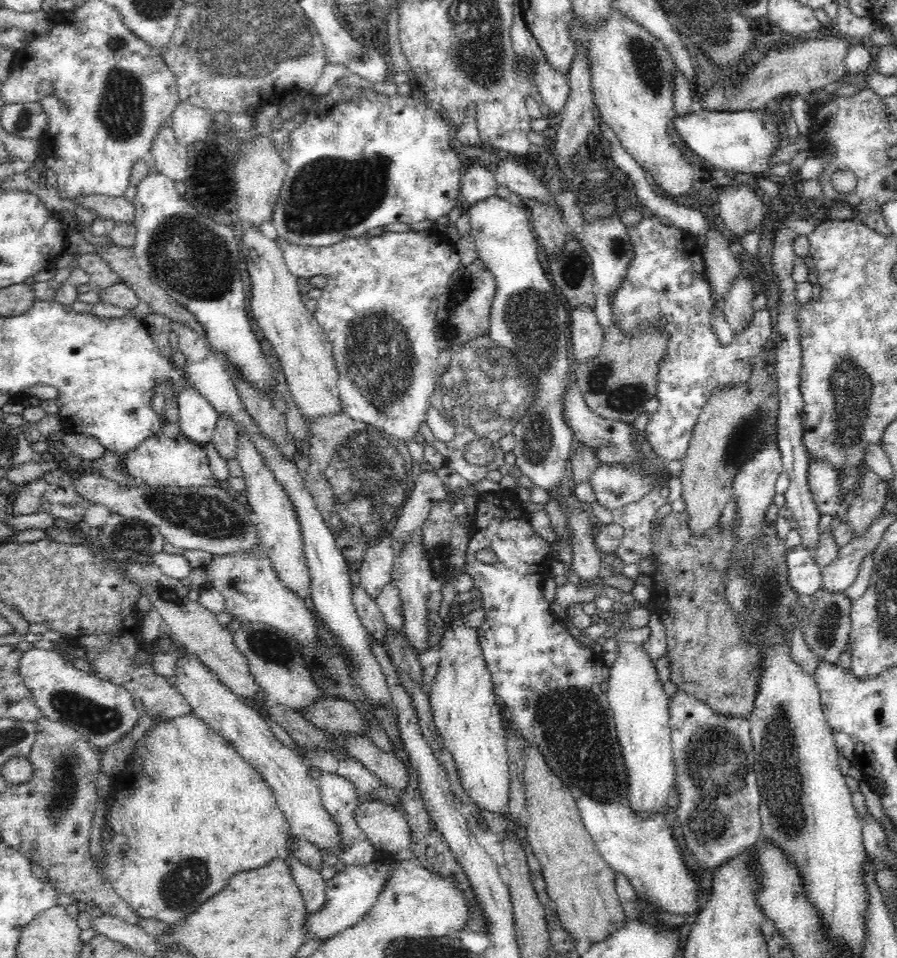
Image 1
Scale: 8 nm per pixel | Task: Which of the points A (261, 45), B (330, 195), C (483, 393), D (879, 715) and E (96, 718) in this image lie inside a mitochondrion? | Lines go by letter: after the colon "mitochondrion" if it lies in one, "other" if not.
A: mitochondrion
B: mitochondrion
C: mitochondrion
D: other
E: mitochondrion

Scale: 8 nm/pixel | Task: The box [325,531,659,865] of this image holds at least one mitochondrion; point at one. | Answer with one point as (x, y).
(574, 727)

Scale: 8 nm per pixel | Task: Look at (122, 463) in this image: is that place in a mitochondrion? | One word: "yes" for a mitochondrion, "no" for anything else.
no

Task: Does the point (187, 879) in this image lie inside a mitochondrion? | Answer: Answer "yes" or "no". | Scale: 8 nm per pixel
yes

